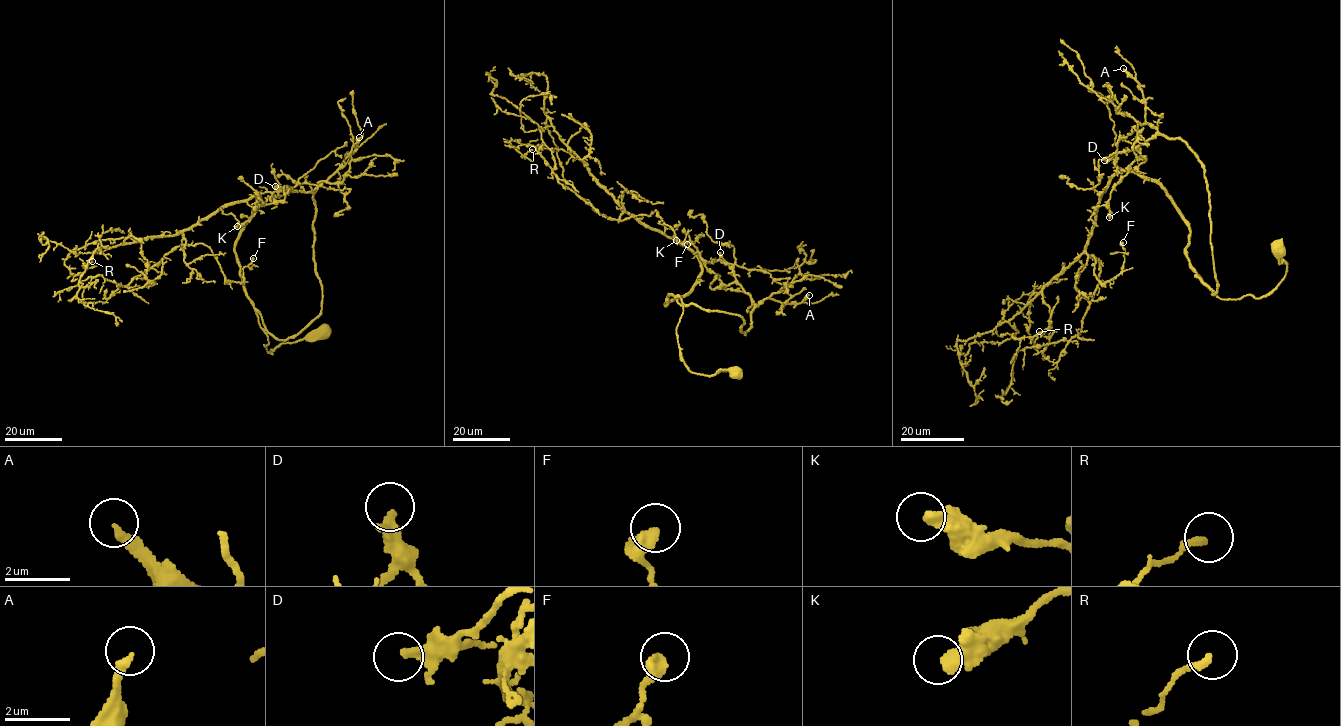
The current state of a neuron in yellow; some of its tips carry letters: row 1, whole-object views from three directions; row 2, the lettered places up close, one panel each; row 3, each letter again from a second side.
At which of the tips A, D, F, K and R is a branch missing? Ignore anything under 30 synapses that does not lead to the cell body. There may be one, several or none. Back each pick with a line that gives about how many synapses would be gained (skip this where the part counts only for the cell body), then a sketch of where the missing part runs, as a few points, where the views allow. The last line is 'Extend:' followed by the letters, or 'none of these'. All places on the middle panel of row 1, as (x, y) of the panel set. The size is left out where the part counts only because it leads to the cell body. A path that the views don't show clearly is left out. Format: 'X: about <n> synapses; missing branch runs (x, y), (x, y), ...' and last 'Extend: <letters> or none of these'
A: about 35 synapses; missing branch runs (809, 295), (816, 277), (806, 273), (802, 264), (789, 256)
Extend: A

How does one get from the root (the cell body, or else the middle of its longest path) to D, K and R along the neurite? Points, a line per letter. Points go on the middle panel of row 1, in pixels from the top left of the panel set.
D: (736, 372), (692, 373), (677, 341), (683, 307), (670, 295), (665, 305), (704, 264), (731, 269), (720, 252)
K: (736, 372), (680, 358), (683, 307), (668, 295), (711, 261), (735, 279), (676, 240)
R: (736, 372), (692, 373), (679, 356), (683, 307), (665, 305), (701, 261), (568, 153), (505, 141), (532, 149)

